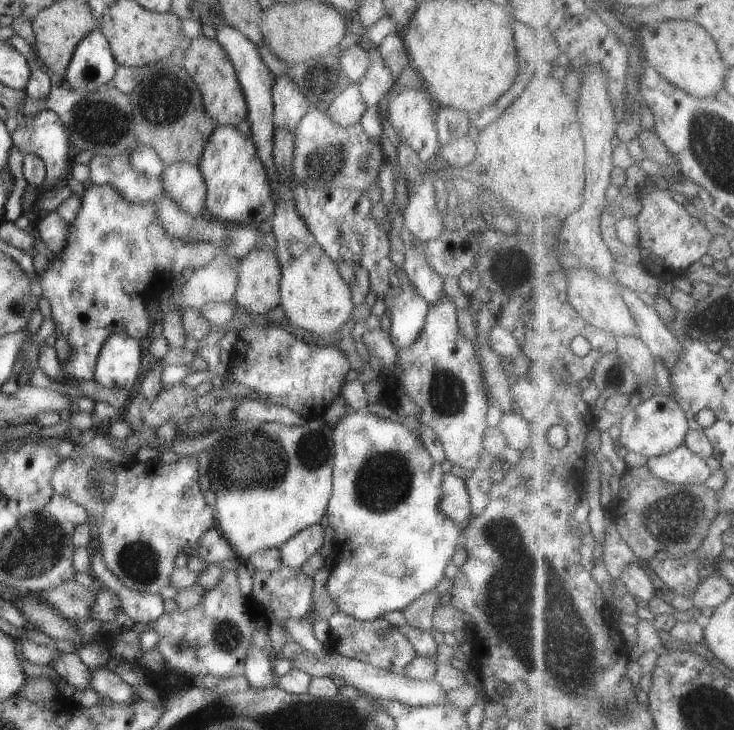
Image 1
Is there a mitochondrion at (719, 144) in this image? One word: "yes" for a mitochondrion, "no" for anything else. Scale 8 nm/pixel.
yes

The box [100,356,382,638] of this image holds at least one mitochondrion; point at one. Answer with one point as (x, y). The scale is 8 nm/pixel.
(247, 463)

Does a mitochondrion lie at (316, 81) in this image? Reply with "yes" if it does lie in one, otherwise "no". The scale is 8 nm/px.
yes

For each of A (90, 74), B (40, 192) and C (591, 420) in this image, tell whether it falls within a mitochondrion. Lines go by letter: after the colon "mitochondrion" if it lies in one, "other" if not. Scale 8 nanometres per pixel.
A: other
B: other
C: other

